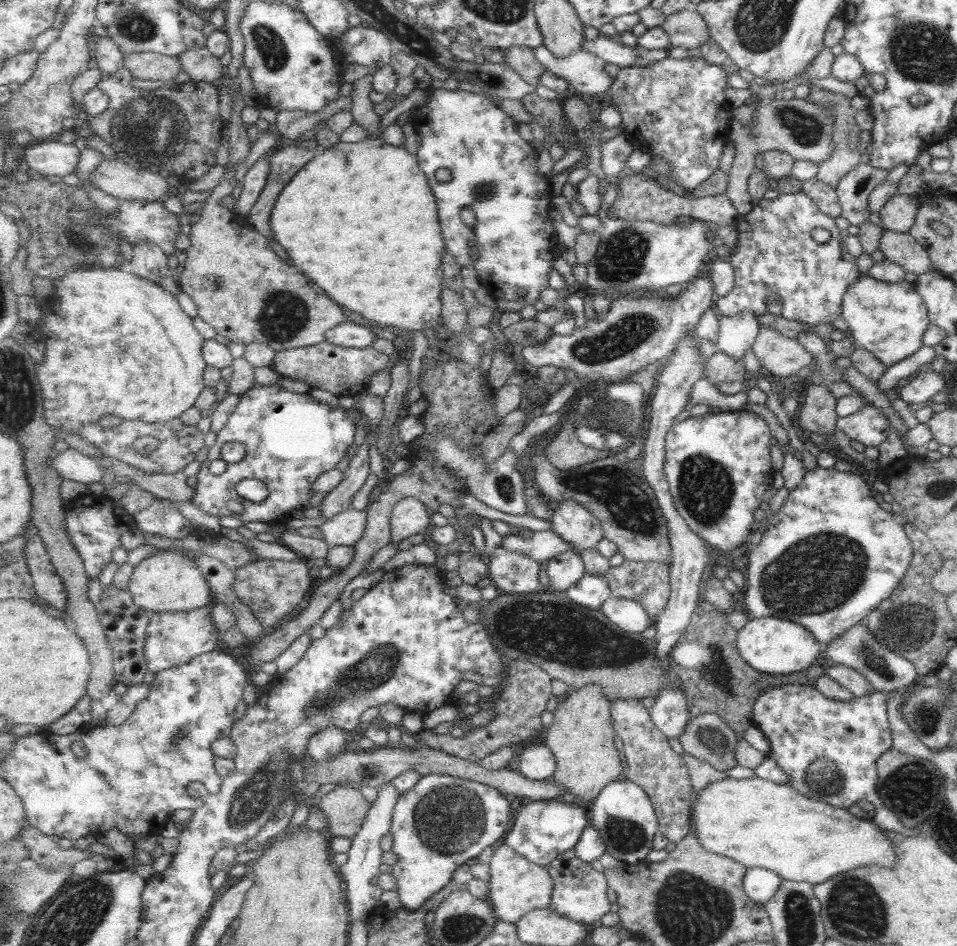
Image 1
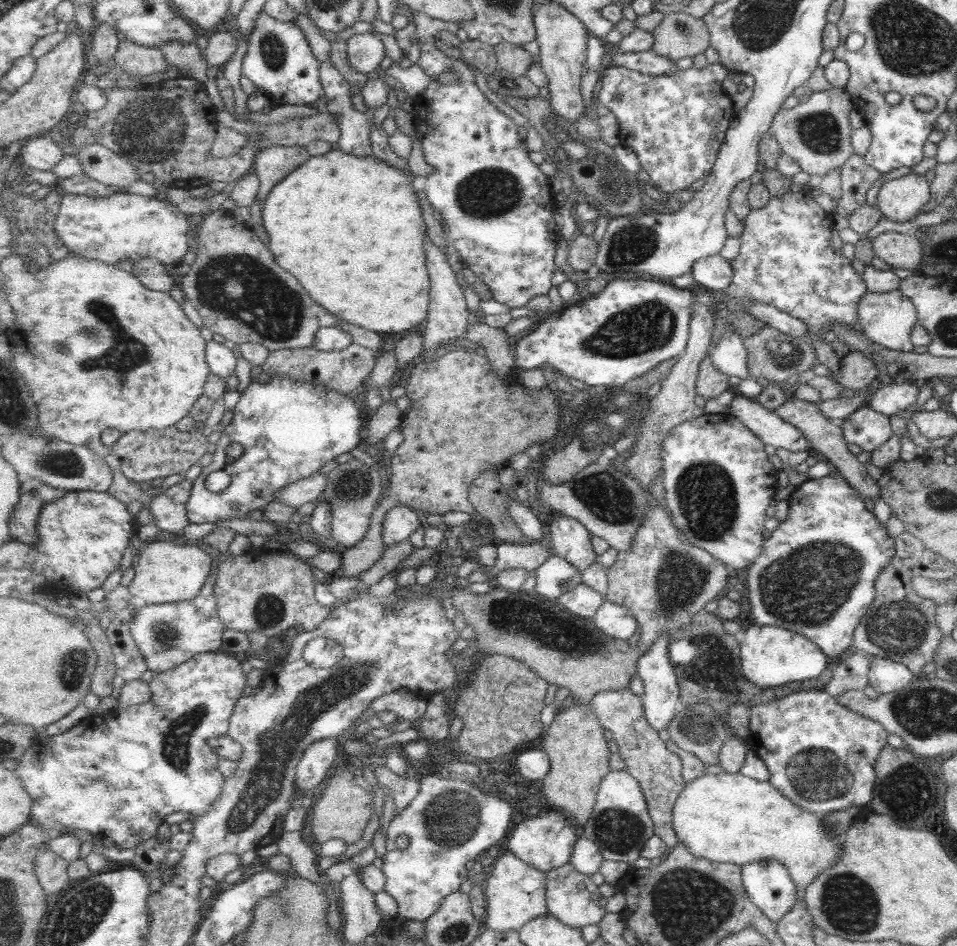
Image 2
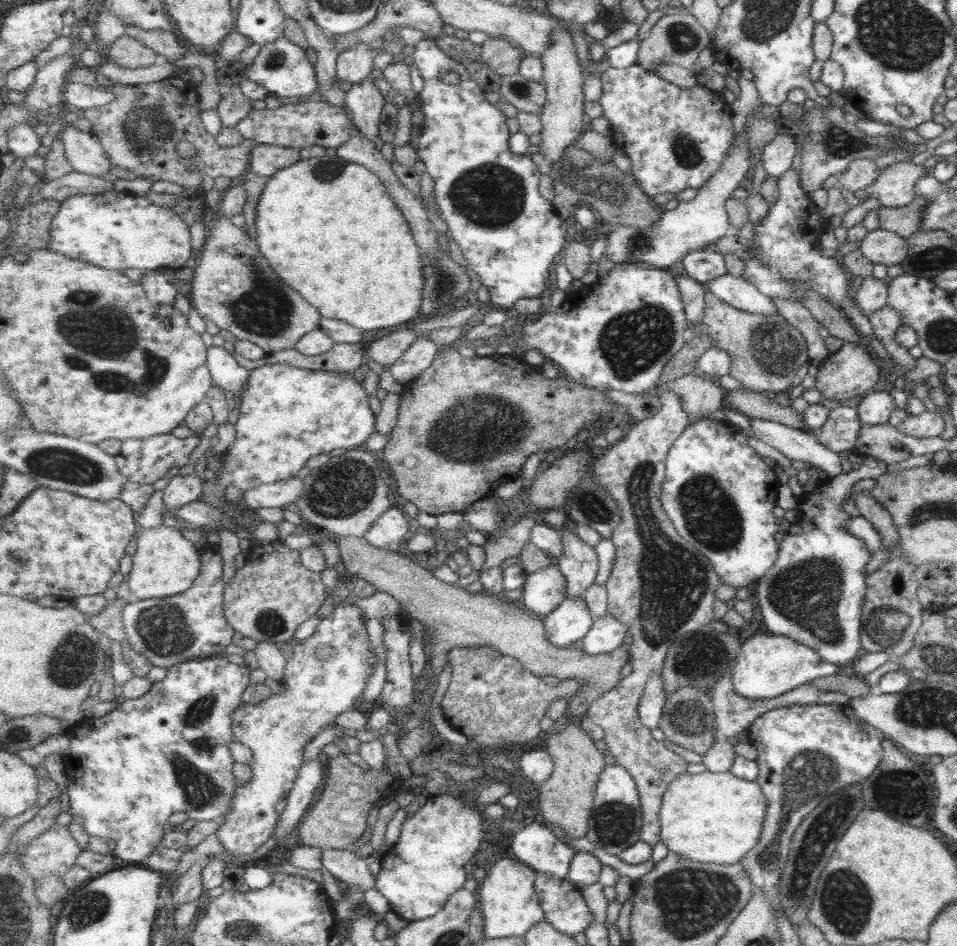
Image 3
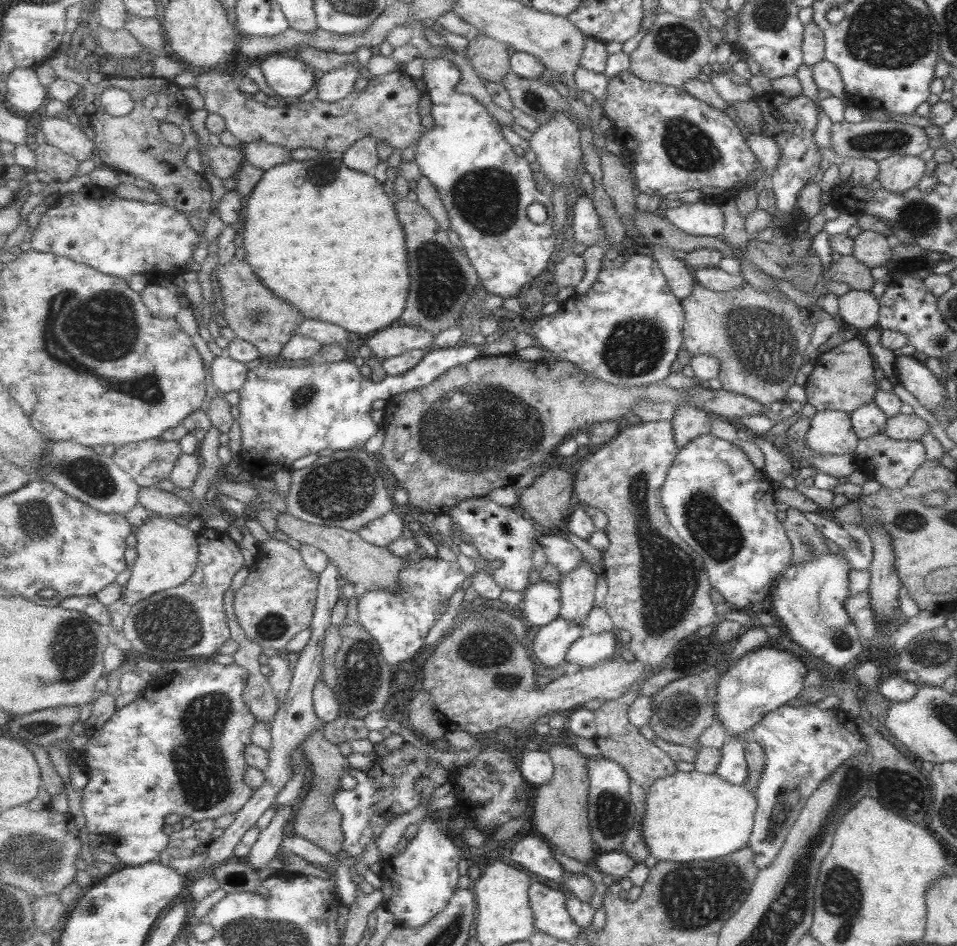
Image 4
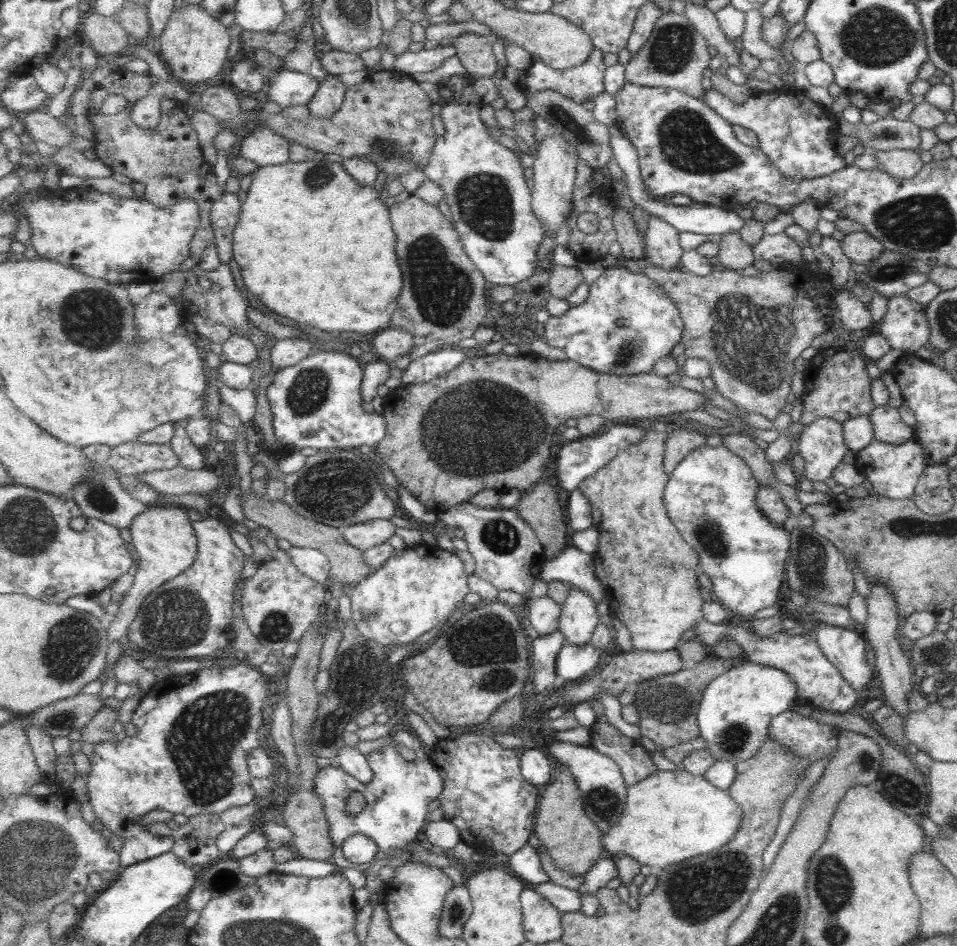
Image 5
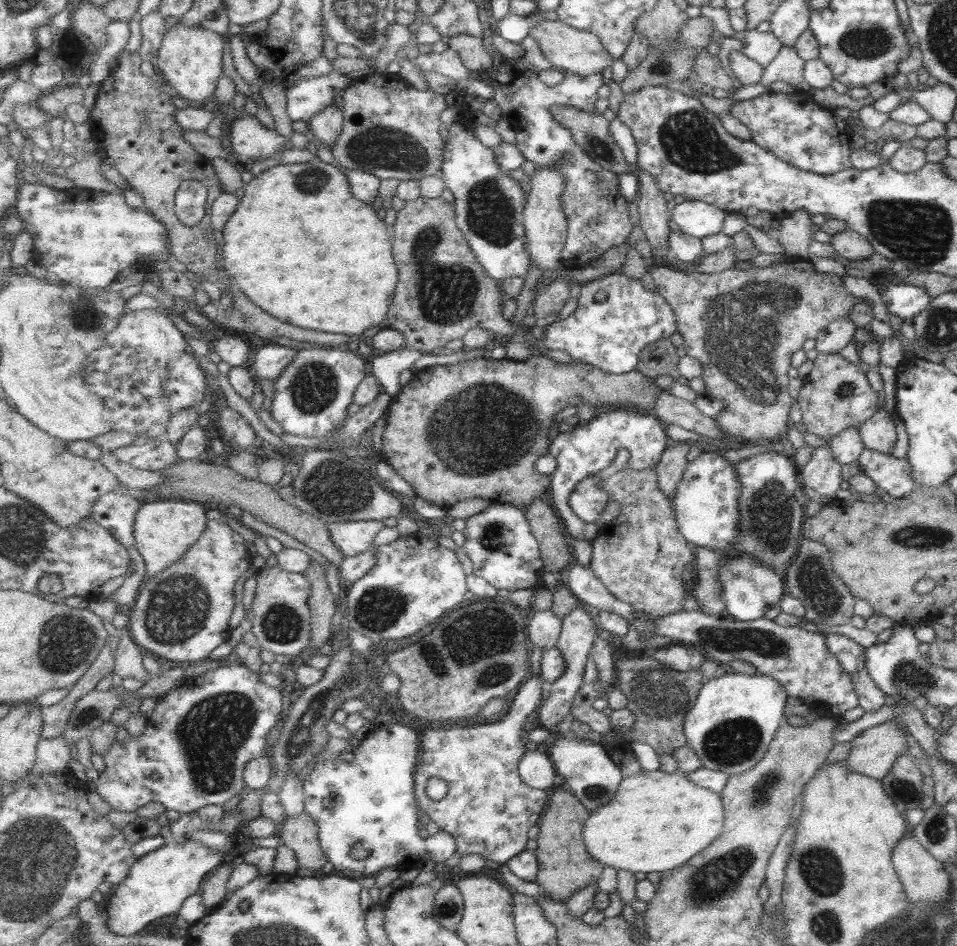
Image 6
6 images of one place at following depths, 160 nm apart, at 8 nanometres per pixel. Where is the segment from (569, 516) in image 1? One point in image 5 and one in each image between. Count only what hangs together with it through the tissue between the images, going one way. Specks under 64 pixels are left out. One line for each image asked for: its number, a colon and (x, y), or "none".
2: (570, 539)
3: (579, 563)
4: (578, 588)
5: (579, 619)

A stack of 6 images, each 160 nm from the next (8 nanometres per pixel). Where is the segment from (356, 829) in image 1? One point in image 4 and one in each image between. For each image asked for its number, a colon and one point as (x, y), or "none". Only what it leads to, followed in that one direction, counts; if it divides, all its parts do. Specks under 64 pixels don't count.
2: (343, 811)
3: (339, 817)
4: (316, 819)

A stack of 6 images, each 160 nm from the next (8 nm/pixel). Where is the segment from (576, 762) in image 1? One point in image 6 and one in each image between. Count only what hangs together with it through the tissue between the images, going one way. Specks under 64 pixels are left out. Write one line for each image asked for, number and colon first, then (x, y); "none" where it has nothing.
2: (575, 741)
3: (567, 798)
4: (562, 814)
5: (573, 839)
6: (566, 866)

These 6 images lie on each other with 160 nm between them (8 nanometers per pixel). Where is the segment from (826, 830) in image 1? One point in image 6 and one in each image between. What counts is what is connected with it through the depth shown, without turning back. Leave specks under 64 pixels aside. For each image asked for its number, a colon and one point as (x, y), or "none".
2: (727, 817)
3: (714, 817)
4: (694, 815)
5: (670, 816)
6: (658, 821)

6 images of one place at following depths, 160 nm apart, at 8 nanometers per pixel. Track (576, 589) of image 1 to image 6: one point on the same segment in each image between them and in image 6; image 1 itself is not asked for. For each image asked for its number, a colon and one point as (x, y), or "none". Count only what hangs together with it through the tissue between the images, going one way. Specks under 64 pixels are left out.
2: (585, 600)
3: (572, 620)
4: (551, 643)
5: (545, 649)
6: (489, 810)

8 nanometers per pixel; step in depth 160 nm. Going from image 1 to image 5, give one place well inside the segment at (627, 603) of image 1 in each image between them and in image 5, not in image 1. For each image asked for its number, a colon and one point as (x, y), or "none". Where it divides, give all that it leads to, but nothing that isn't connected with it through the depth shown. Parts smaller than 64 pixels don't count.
2: (615, 620)
3: (608, 633)
4: (590, 650)
5: (575, 661)

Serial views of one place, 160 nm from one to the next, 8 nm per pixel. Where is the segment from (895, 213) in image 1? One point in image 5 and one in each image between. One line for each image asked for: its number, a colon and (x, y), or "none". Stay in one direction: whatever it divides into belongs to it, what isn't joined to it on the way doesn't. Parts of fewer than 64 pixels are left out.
2: (899, 199)
3: (894, 186)
4: (896, 173)
5: (901, 164)

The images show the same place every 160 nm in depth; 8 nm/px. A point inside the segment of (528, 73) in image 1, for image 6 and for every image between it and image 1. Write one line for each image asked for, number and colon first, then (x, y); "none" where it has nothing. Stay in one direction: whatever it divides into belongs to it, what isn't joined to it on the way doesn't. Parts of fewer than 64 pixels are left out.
2: (513, 58)
3: (505, 58)
4: (490, 58)
5: (475, 51)
6: (472, 50)

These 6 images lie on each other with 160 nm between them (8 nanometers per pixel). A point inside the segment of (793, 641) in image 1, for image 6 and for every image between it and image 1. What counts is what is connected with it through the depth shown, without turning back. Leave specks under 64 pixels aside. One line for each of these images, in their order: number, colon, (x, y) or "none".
2: (771, 656)
3: (770, 665)
4: (765, 679)
5: (735, 714)
6: (730, 727)

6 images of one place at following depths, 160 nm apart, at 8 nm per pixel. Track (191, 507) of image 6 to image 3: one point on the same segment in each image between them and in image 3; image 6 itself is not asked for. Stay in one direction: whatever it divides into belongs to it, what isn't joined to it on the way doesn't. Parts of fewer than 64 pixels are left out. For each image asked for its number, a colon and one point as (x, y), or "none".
3: (166, 564)
4: (166, 555)
5: (166, 543)

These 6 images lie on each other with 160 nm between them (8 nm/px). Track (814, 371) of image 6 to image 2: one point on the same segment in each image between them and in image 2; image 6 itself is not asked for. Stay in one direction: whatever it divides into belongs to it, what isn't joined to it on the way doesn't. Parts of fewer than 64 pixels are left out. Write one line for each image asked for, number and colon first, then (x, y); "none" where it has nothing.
2: (856, 371)
3: (852, 370)
4: (842, 379)
5: (836, 385)

